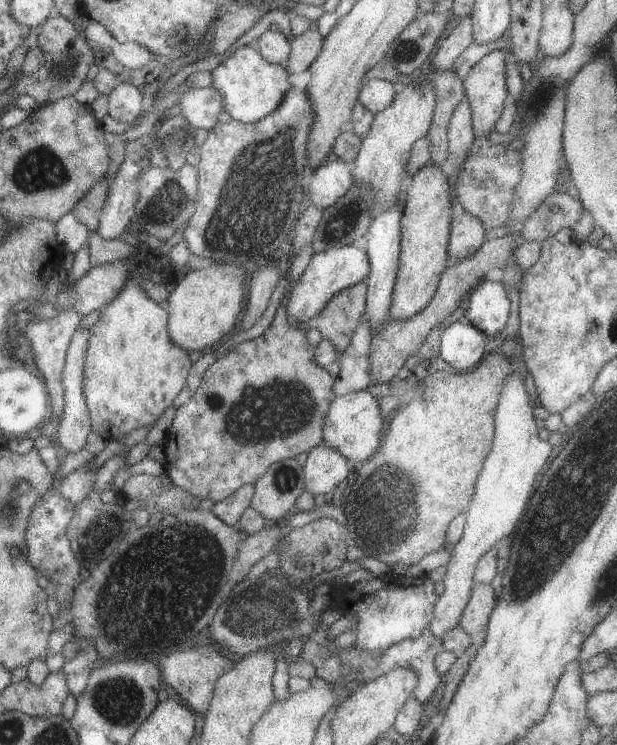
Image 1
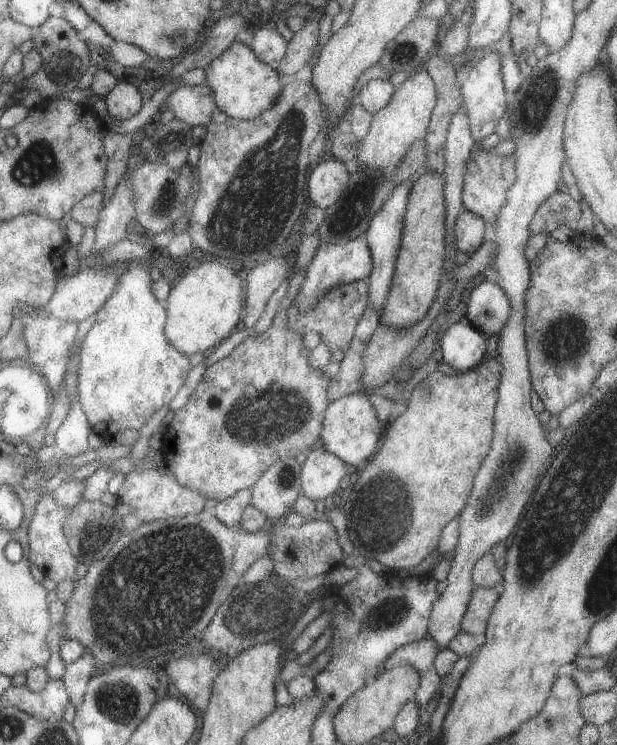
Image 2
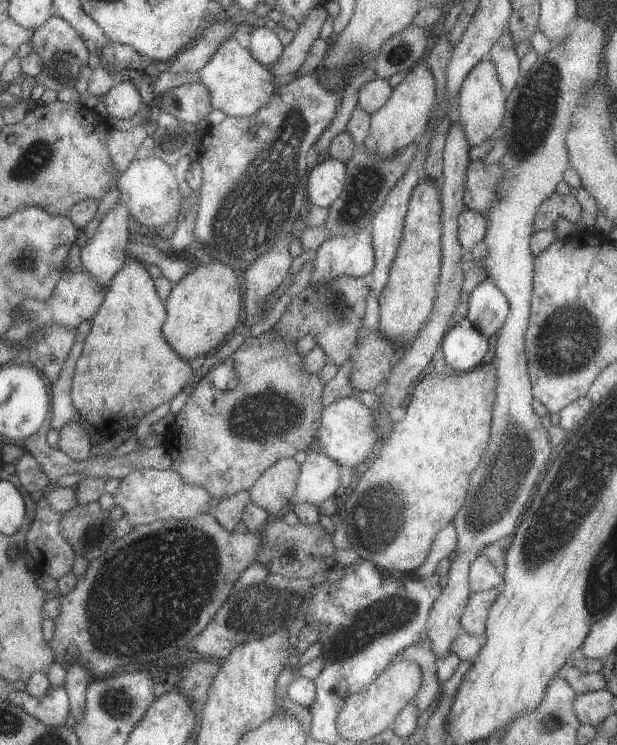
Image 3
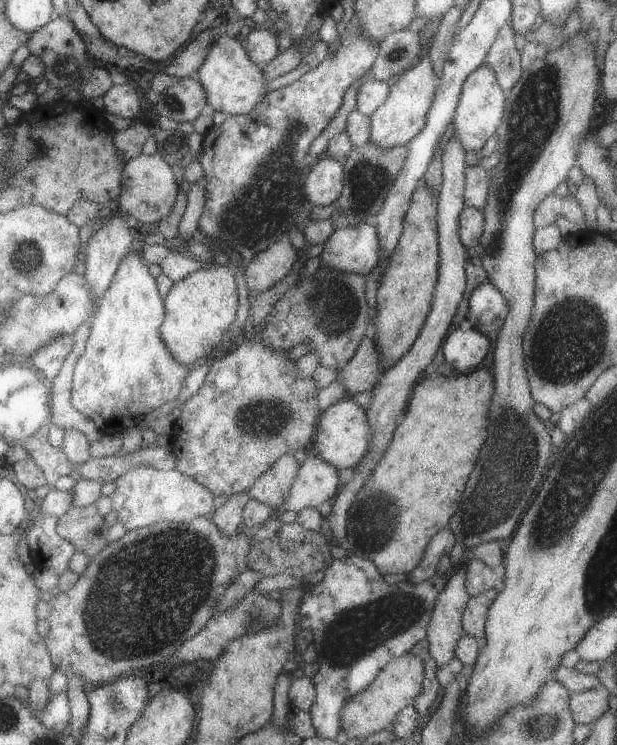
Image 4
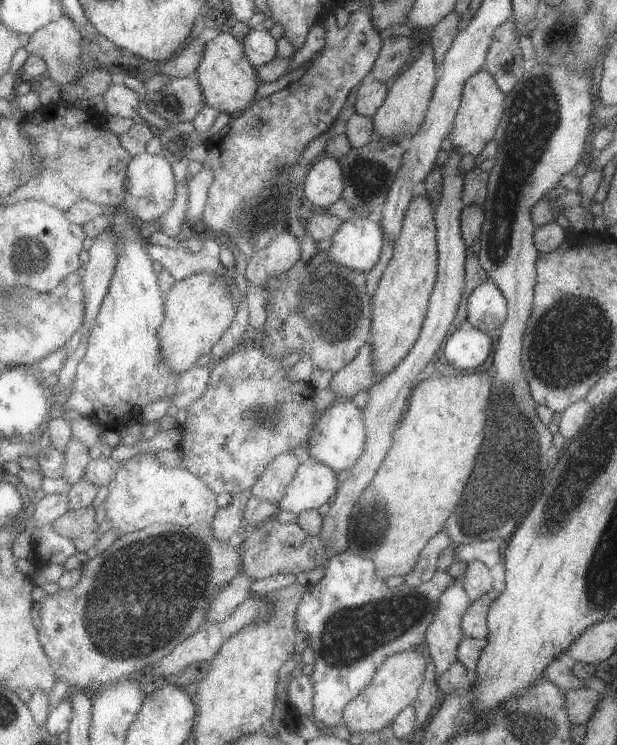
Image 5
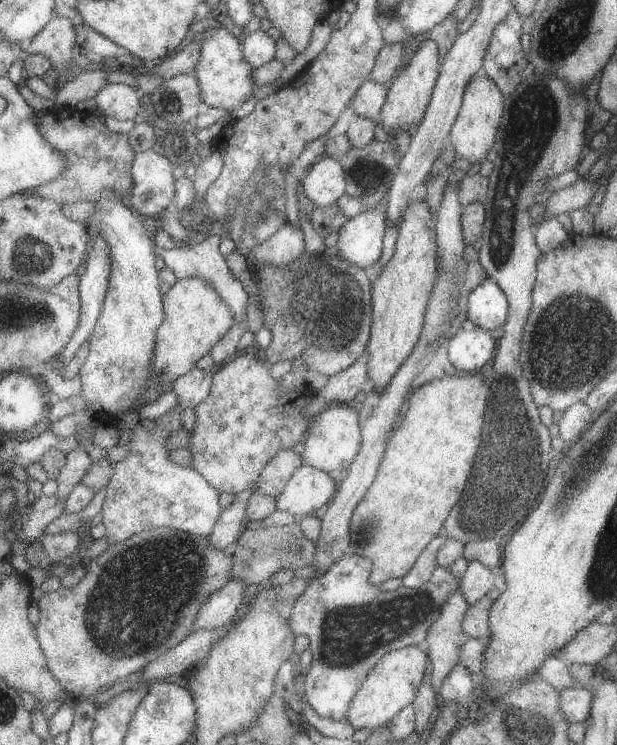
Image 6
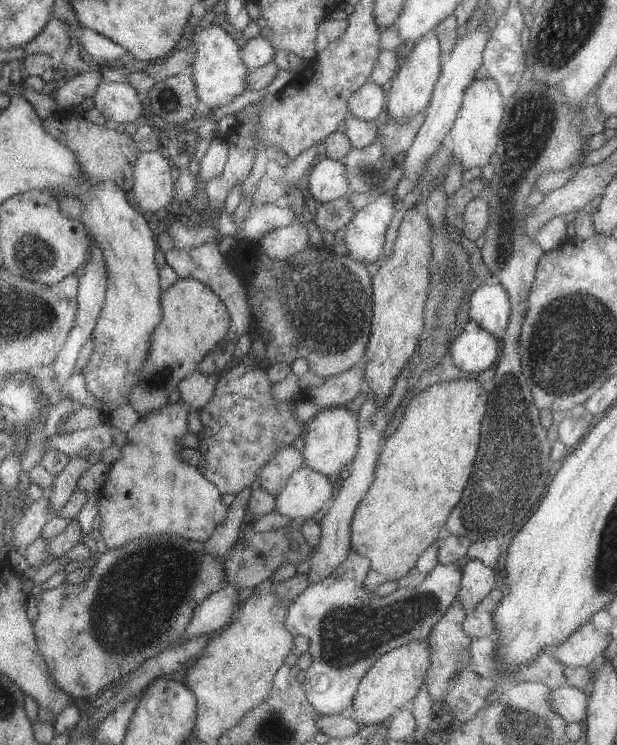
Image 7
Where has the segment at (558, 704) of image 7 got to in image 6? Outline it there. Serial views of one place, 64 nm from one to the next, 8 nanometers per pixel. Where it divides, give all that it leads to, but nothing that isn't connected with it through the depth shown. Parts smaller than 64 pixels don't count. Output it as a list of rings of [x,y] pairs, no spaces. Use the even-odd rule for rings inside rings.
[[[563,688],[557,692],[559,712],[565,716],[567,724],[585,722],[591,706],[591,690],[589,688]]]

